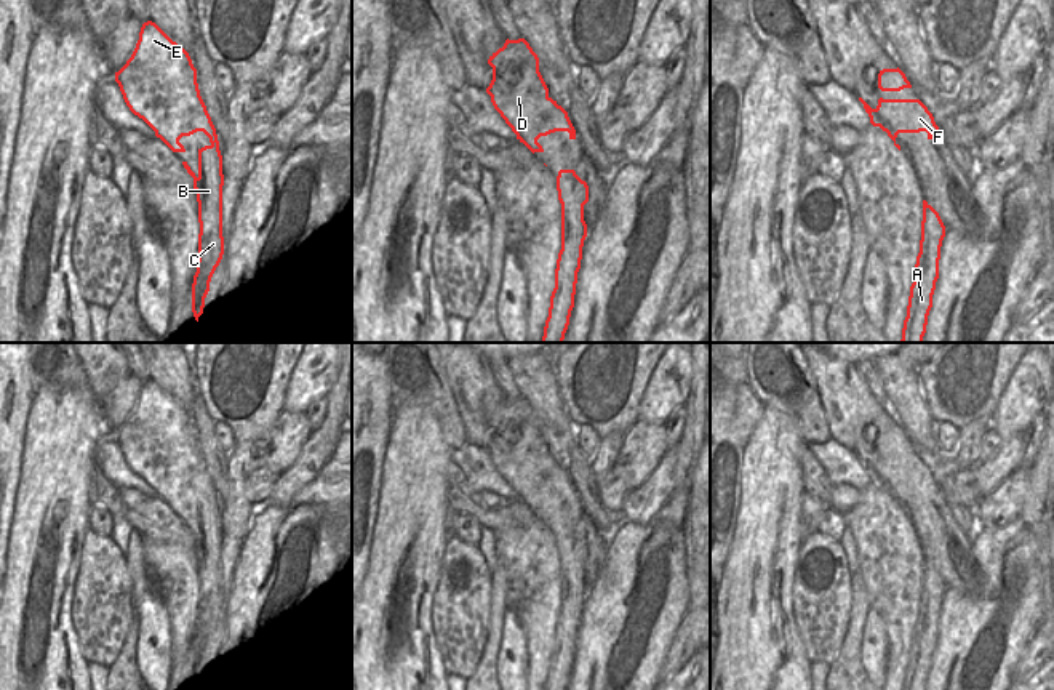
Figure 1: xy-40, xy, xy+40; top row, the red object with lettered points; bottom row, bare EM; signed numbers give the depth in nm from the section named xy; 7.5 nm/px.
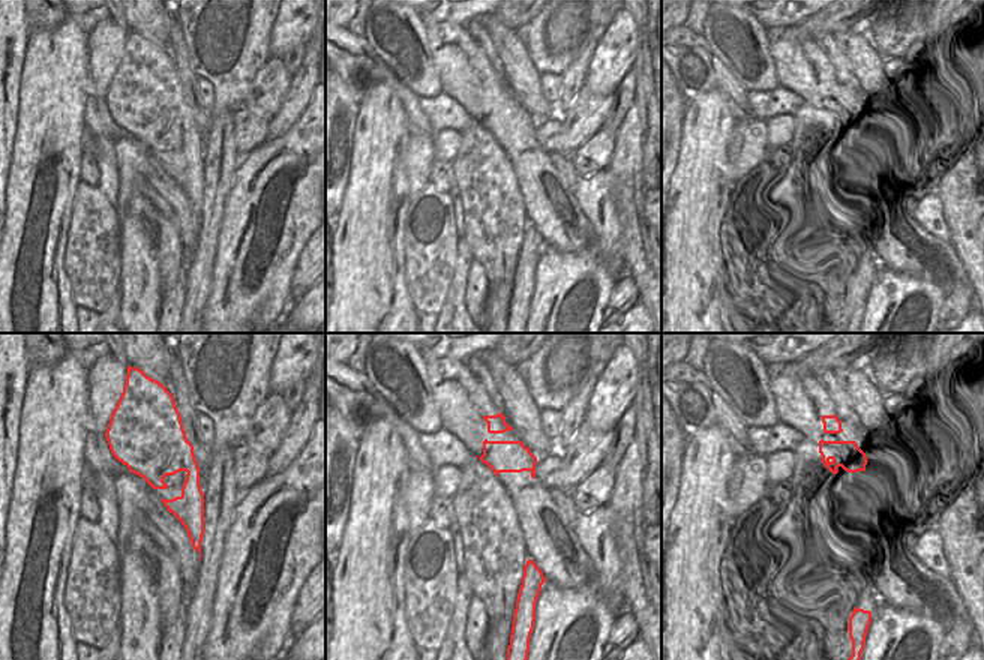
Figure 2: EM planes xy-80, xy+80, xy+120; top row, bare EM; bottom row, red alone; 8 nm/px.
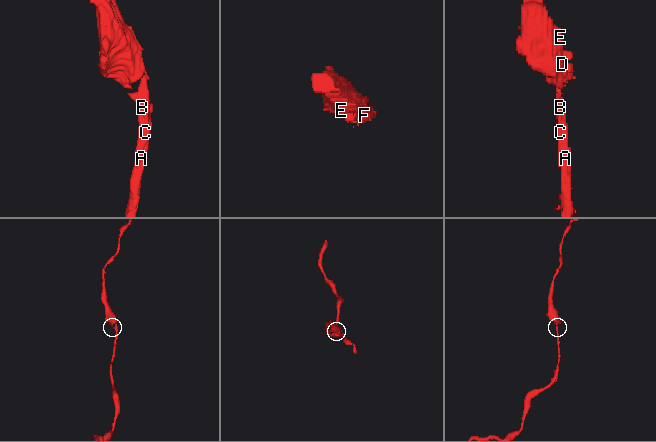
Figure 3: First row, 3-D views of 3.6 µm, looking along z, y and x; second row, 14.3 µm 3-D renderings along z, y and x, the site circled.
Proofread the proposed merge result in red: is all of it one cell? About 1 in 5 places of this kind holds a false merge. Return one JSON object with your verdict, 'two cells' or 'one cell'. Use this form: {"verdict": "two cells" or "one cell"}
{"verdict": "one cell"}

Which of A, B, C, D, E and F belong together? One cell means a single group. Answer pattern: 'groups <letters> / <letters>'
groups A B C D E F

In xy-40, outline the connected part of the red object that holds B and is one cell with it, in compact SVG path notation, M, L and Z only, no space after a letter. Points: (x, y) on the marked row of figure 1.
M155 22L142 24L139 40L126 64L115 72L123 99L130 110L142 118L173 152L186 152L179 142L182 136L203 131L210 138L210 146L198 149L198 173L195 175L187 162L182 162L187 173L194 178L194 189L198 202L198 261L192 283L192 312L195 320L203 314L205 298L210 291L211 277L224 255L222 237L222 155L216 128L200 96L197 69L189 53L173 42Z

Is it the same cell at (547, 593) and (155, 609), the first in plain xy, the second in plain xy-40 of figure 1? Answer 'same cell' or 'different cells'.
different cells

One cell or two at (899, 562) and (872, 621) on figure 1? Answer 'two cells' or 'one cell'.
two cells

